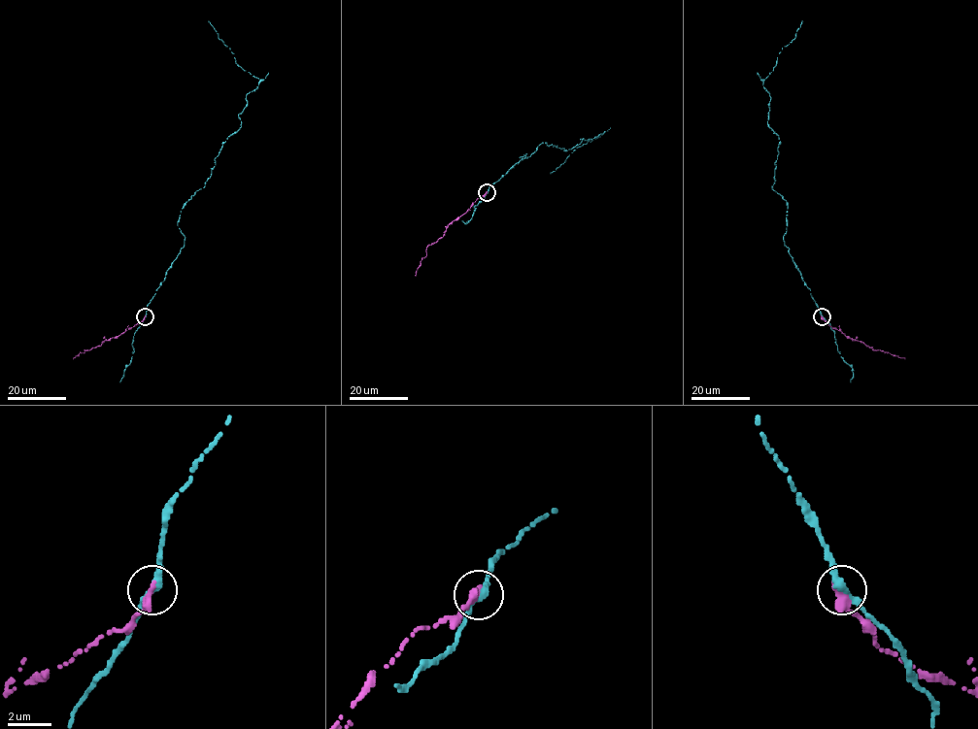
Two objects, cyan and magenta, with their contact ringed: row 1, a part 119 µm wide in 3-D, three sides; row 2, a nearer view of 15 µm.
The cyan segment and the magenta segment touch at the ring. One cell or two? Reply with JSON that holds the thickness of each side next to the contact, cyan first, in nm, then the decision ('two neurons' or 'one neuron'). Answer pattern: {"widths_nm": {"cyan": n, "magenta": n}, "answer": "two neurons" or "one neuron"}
{"widths_nm": {"cyan": 300, "magenta": 440}, "answer": "two neurons"}

